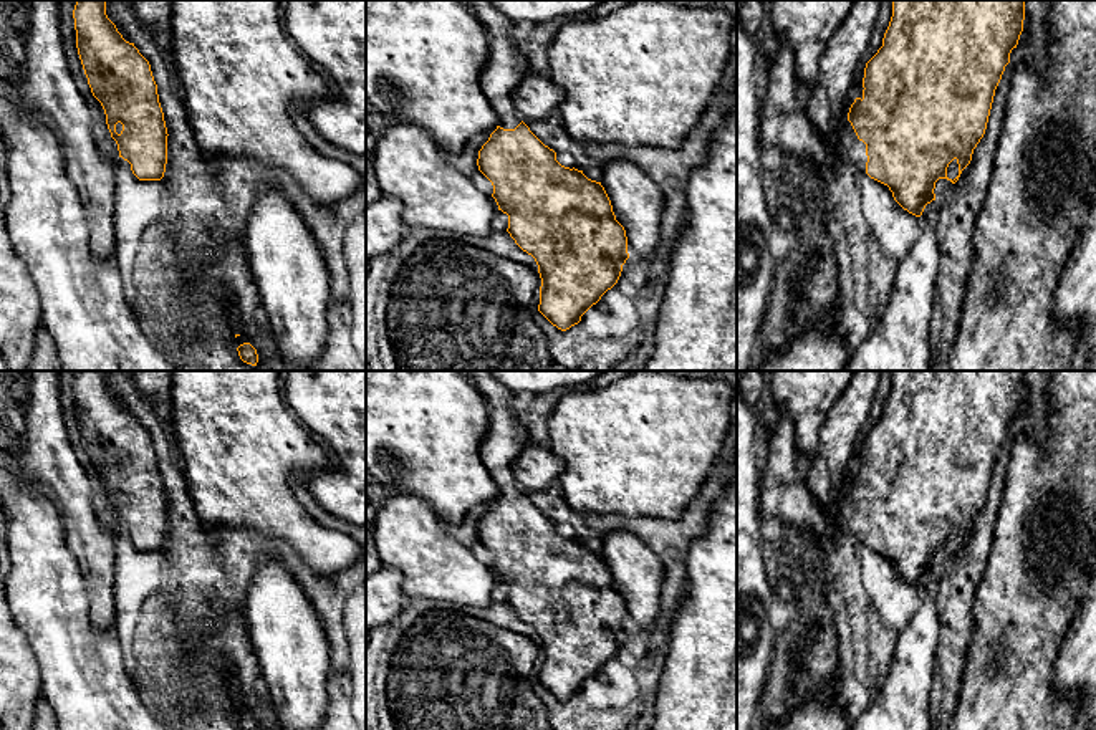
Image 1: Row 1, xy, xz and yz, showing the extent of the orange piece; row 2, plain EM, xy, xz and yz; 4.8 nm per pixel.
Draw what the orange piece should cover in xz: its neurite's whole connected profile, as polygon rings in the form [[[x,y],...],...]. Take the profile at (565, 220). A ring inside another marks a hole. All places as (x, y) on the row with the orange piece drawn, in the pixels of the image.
[[[470,0],[472,12],[488,35],[488,58],[480,73],[483,93],[497,113],[500,124],[478,151],[478,170],[492,182],[498,210],[508,215],[507,232],[515,243],[531,255],[541,278],[538,311],[558,329],[566,331],[581,321],[581,316],[611,290],[629,258],[624,227],[616,220],[611,200],[601,182],[588,179],[583,170],[570,169],[556,161],[556,152],[545,146],[523,122],[512,103],[512,89],[528,74],[528,60],[510,40],[512,22],[492,0]]]

